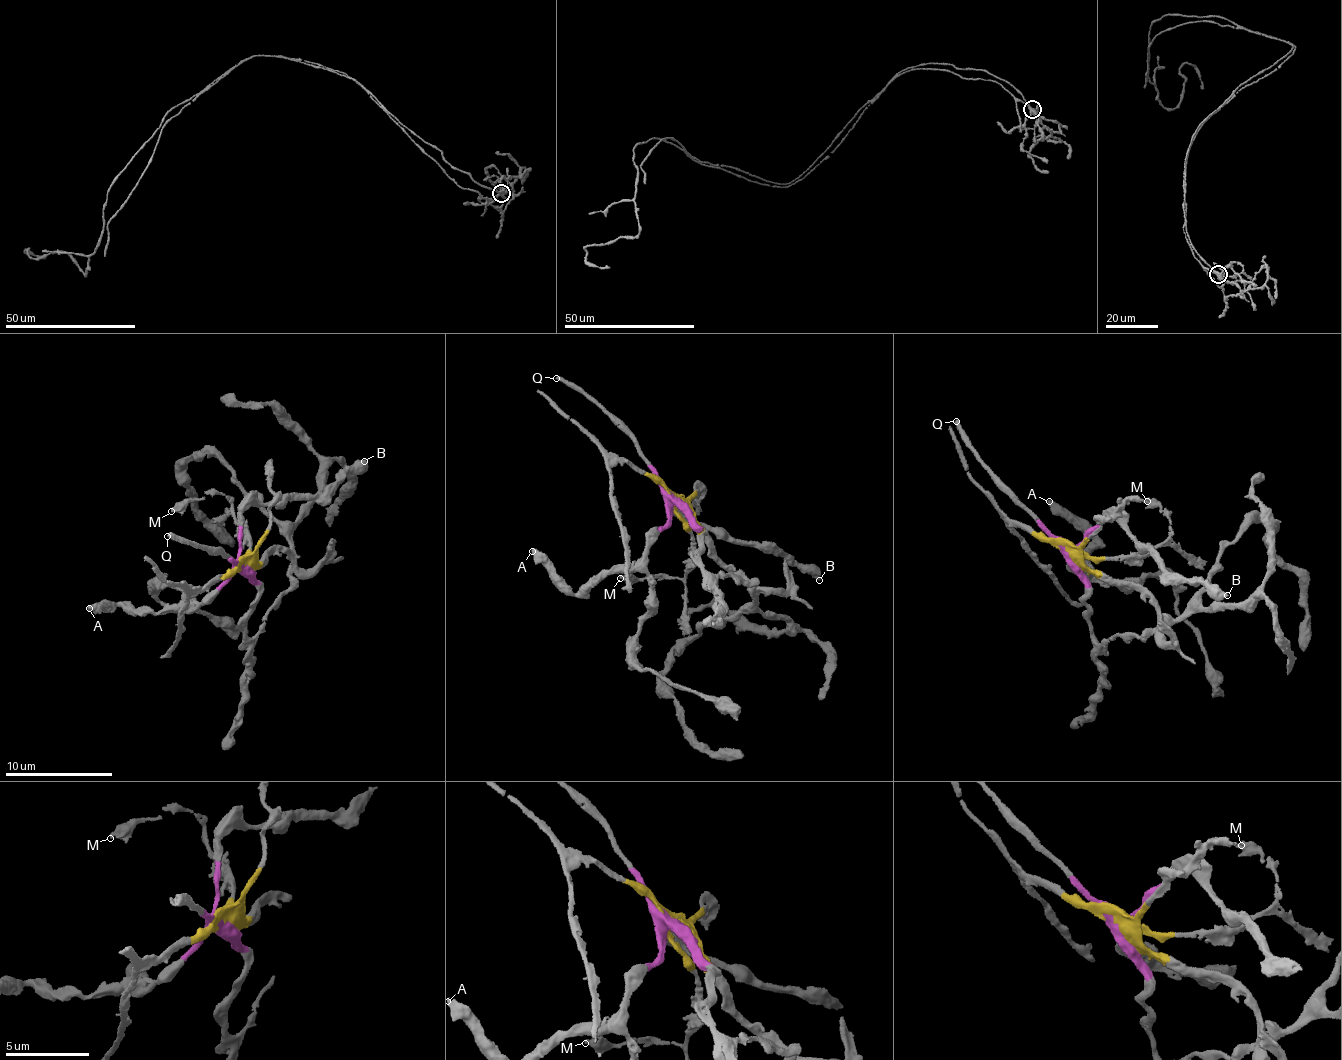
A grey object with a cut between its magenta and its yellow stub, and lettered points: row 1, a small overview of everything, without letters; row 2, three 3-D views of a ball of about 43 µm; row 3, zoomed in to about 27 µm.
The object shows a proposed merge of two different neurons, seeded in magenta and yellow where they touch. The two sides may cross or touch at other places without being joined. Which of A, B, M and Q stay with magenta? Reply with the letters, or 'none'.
A, B, Q

